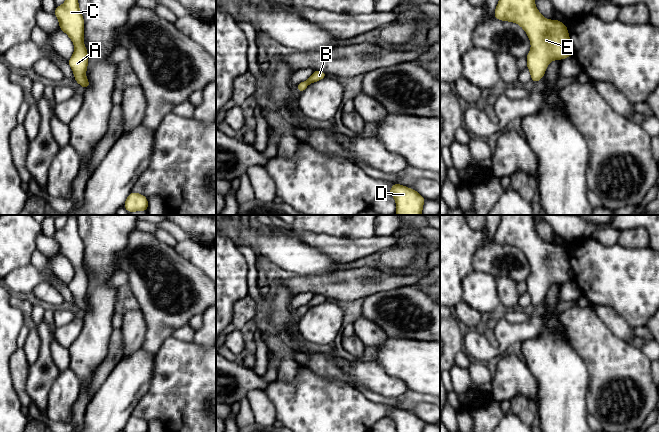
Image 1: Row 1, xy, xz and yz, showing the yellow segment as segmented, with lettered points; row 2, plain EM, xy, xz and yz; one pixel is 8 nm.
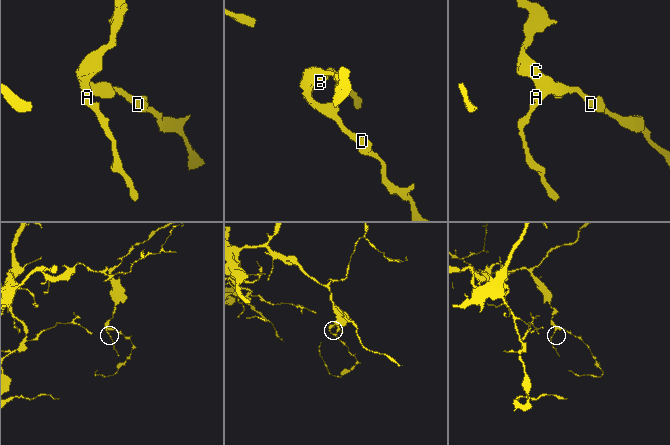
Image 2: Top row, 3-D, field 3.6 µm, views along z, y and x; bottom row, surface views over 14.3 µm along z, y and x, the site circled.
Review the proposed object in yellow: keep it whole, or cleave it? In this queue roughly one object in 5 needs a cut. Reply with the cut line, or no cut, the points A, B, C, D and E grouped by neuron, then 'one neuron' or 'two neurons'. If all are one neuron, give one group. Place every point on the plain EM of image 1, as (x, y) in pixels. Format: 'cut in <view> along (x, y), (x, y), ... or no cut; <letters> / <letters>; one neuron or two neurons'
no cut; A B C D E; one neuron

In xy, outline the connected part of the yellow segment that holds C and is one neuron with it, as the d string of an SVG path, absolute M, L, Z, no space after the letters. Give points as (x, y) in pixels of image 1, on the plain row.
M69 216L63 229L57 230L54 235L59 244L59 253L64 255L72 264L75 276L68 284L73 294L76 306L83 312L88 312L90 306L85 301L88 289L88 276L84 270L84 242L79 234L77 216Z

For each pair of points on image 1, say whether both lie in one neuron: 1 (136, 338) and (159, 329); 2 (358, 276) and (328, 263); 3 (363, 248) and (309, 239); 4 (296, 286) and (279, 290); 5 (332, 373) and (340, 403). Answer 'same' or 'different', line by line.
1: different
2: different
3: same
4: different
5: different

